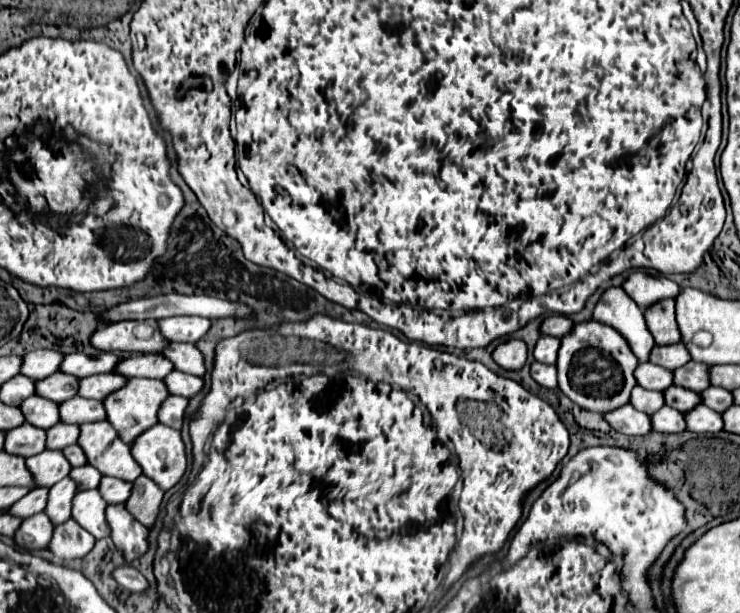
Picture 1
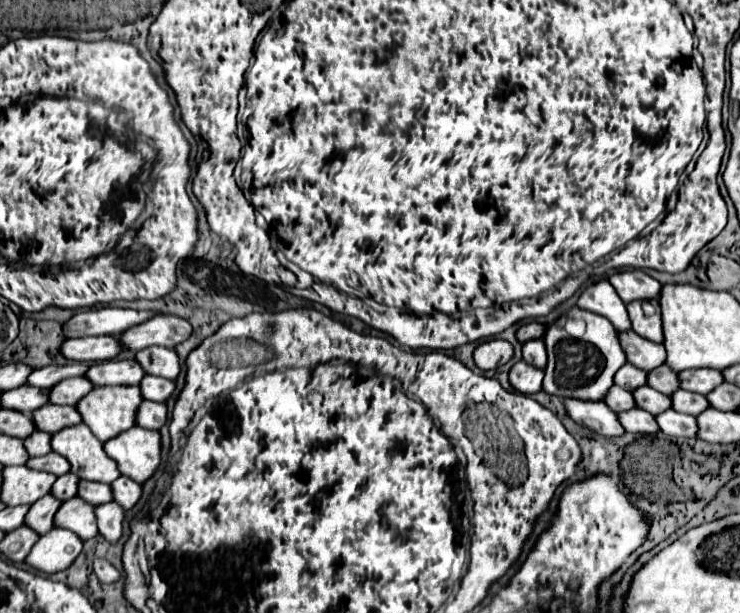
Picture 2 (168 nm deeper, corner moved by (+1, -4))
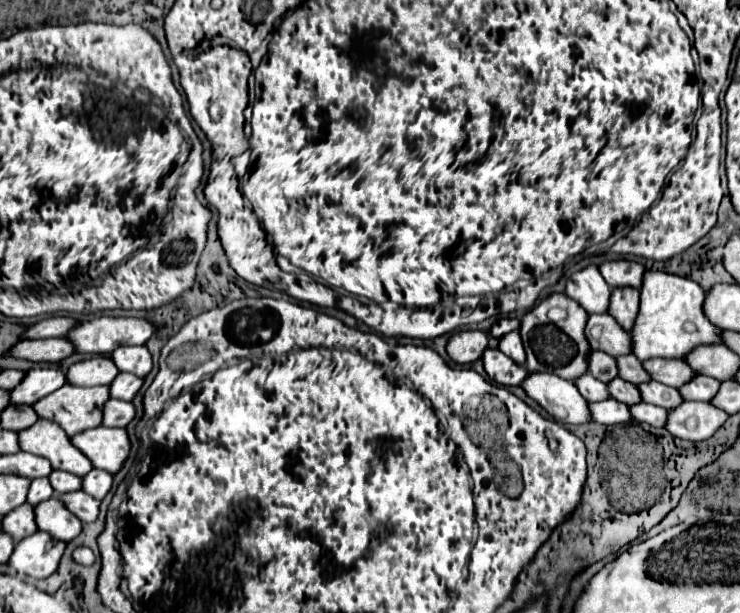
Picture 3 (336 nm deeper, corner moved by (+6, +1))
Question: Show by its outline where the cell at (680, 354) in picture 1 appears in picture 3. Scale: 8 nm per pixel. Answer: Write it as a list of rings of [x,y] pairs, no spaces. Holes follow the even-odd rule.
[[[589,314],[585,336],[589,338],[593,350],[603,350],[611,356],[631,352],[629,334],[609,314]]]

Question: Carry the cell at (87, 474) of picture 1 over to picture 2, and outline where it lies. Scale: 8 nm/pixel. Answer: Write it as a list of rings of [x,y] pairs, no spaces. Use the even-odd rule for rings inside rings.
[[[66,473],[66,475],[60,475],[56,479],[56,483],[52,485],[52,495],[58,497],[60,501],[66,501],[66,499],[72,499],[78,495],[78,475],[74,473]]]

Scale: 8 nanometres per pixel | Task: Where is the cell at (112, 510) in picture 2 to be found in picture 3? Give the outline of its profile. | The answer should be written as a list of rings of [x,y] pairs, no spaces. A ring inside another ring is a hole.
[[[75,490],[73,494],[59,494],[57,498],[61,498],[61,502],[65,502],[65,508],[69,508],[69,512],[81,518],[81,522],[93,522],[99,514],[99,500],[91,498],[85,492]]]

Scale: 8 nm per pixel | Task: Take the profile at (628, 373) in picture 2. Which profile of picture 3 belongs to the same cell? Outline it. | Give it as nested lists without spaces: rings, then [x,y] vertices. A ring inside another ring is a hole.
[[[591,350],[589,352],[589,374],[605,384],[611,382],[617,376],[615,358],[601,352],[601,350]]]

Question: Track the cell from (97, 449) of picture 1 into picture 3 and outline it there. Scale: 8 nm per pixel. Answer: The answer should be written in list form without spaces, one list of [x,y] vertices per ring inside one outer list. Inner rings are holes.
[[[37,420],[33,426],[19,430],[21,450],[43,456],[51,462],[53,470],[65,470],[69,474],[87,474],[93,470],[91,462],[71,444],[69,436],[49,420]]]

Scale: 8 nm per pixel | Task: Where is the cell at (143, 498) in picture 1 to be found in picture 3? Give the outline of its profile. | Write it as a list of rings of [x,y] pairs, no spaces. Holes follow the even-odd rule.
[[[91,470],[89,474],[81,476],[81,490],[91,494],[93,498],[105,498],[105,494],[111,490],[111,482],[113,482],[113,476],[105,470]]]

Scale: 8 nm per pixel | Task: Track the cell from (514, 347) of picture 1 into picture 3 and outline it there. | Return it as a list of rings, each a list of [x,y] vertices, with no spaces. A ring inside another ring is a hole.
[[[459,330],[447,340],[447,354],[457,364],[469,364],[481,358],[487,348],[487,334],[479,330]]]

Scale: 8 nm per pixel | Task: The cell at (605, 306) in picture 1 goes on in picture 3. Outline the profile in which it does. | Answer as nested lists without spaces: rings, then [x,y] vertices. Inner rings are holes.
[[[587,266],[567,280],[565,294],[573,298],[581,308],[585,308],[589,314],[603,314],[609,306],[609,294],[611,286],[603,280],[597,266]]]

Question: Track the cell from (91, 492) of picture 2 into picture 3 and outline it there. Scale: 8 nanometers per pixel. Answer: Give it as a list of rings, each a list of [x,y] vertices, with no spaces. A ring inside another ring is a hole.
[[[53,470],[53,474],[47,476],[49,484],[53,486],[53,490],[57,494],[65,494],[65,492],[73,492],[73,490],[81,490],[81,478],[69,472],[61,472],[61,470]]]

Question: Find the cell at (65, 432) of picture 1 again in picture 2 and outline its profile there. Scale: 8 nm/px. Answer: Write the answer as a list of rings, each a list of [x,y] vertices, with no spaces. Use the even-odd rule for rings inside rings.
[[[34,431],[34,435],[24,439],[26,451],[30,453],[30,457],[40,457],[50,453],[50,433],[44,431]]]

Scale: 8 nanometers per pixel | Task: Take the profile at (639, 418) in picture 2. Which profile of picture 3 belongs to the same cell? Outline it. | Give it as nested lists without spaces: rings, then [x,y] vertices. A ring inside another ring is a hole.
[[[607,398],[605,402],[591,402],[589,404],[589,416],[593,418],[593,422],[601,422],[605,426],[623,424],[623,422],[631,420],[629,406],[613,400],[613,398]]]

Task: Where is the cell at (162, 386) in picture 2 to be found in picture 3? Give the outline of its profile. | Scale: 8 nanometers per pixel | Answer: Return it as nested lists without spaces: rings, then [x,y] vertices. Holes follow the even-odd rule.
[[[121,372],[109,384],[109,396],[117,398],[117,400],[127,400],[129,402],[129,400],[133,400],[133,396],[141,388],[141,384],[143,384],[141,378],[133,376],[133,374],[127,374],[127,372]]]

